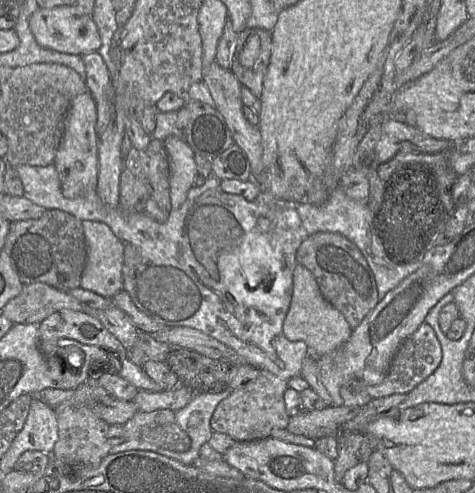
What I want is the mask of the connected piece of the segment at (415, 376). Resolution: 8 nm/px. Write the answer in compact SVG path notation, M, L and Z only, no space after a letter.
M423 322L412 335L400 344L383 382L378 385L367 385L366 392L372 399L392 394L408 394L435 372L441 360L442 348L435 331L429 324Z

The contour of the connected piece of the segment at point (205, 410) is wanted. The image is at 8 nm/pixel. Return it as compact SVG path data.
M228 387L216 394L195 393L192 400L184 408L175 411L175 423L183 429L191 439L191 446L188 451L175 452L160 448L154 444L140 441L128 440L110 449L110 454L117 454L127 451L142 450L152 451L162 456L177 460L185 465L192 465L193 461L200 456L200 448L208 443L212 434L210 426L211 417L222 400L232 392Z

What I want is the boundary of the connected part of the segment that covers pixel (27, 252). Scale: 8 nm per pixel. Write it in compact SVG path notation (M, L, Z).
M52 209L46 210L37 219L11 222L4 247L24 286L44 283L67 293L75 288L81 288L87 248L82 221L75 216Z

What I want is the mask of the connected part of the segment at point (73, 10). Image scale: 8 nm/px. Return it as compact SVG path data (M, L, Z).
M77 4L53 8L40 7L31 15L29 28L41 47L57 52L82 56L98 51L101 46L101 38L92 15L84 13Z

